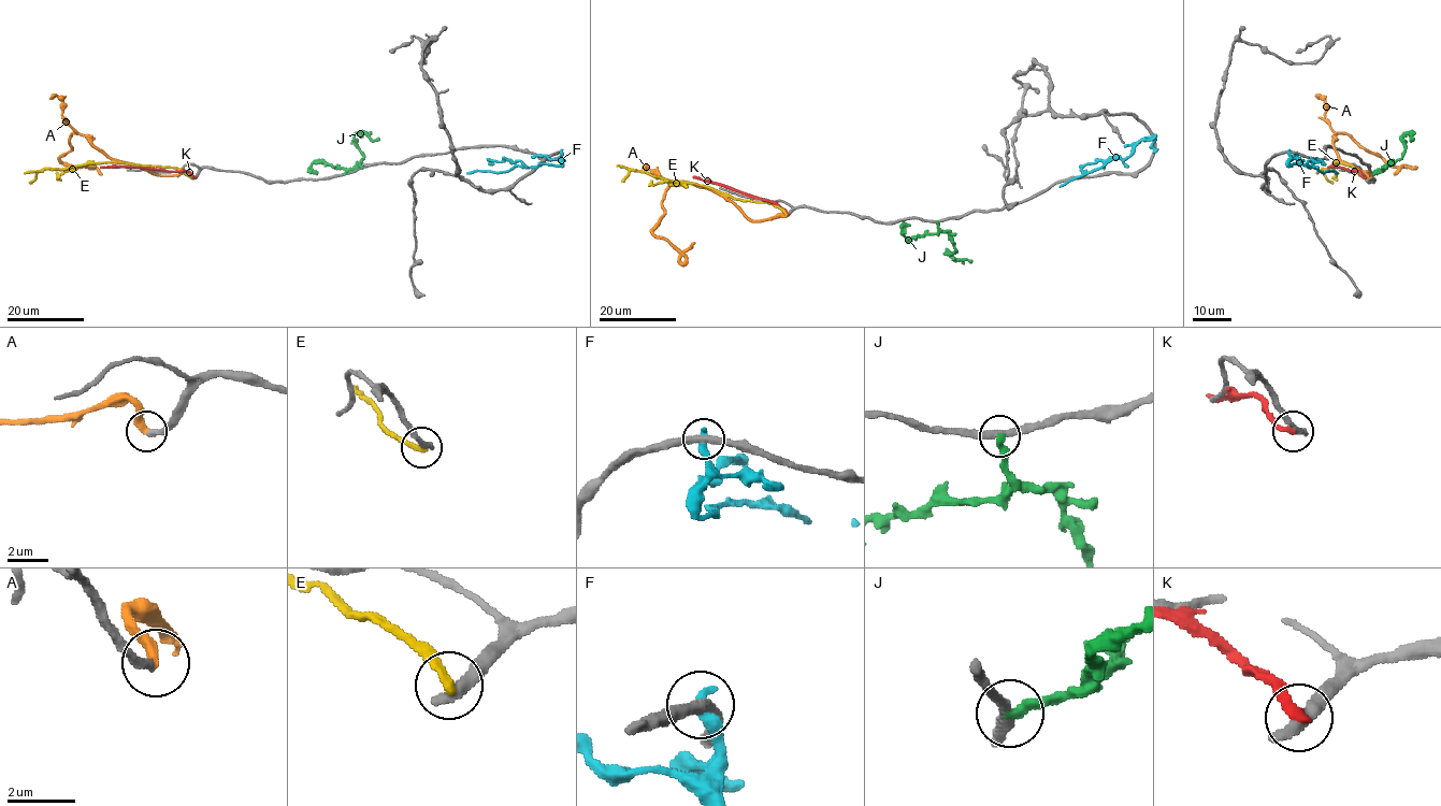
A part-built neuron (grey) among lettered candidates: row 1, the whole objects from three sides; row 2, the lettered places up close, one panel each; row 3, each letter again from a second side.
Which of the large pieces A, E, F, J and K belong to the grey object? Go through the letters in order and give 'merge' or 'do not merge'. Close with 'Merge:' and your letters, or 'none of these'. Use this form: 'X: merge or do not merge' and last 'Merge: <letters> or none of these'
A: merge
E: do not merge
F: do not merge
J: do not merge
K: do not merge
Merge: A

